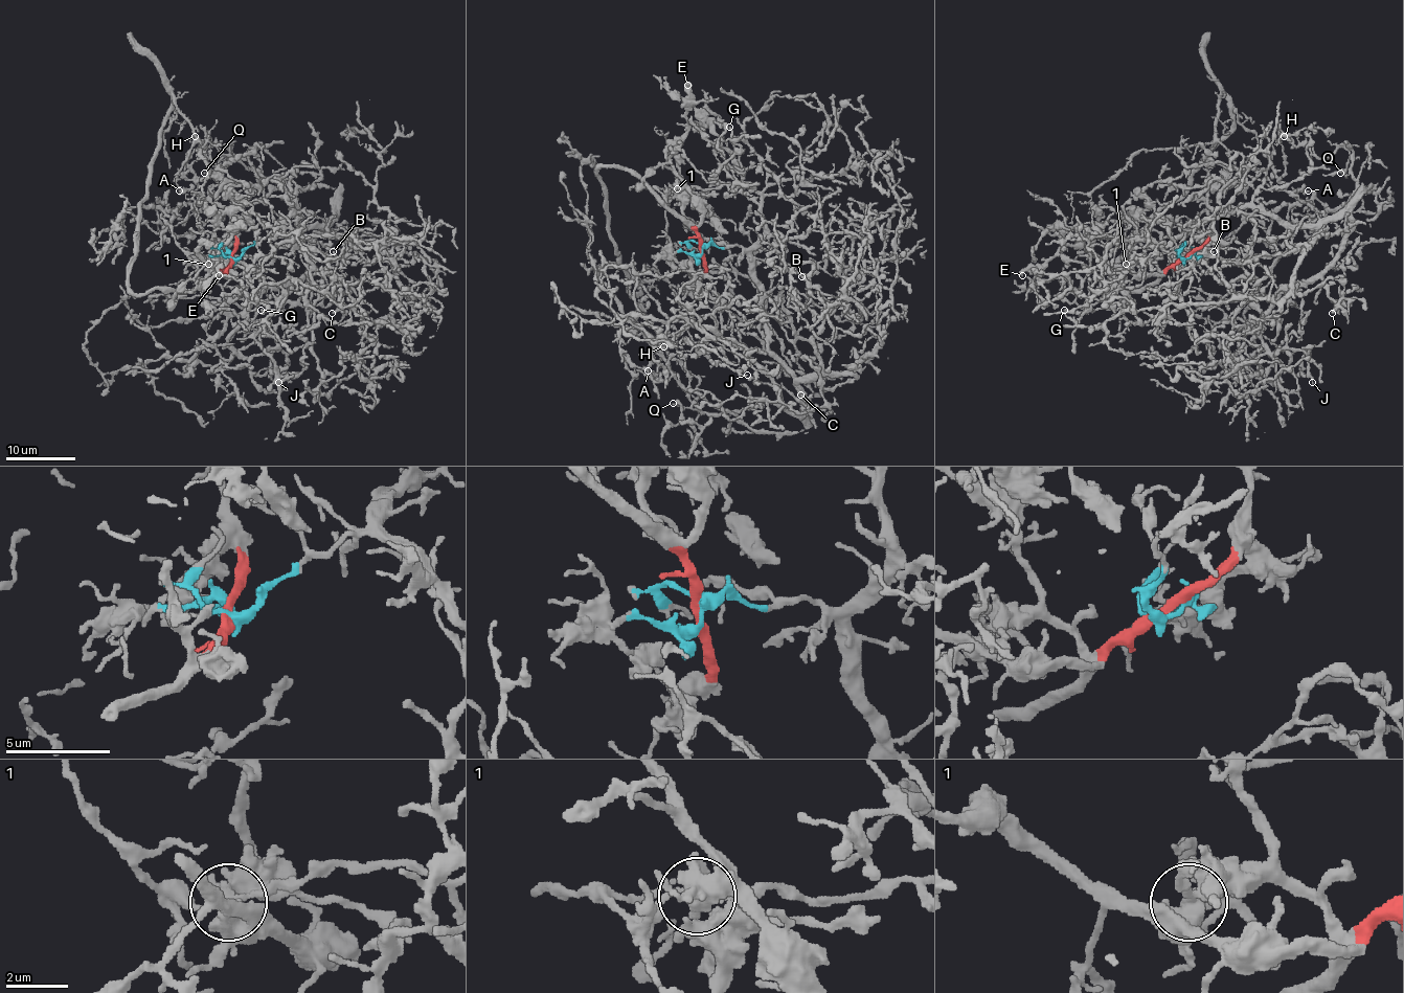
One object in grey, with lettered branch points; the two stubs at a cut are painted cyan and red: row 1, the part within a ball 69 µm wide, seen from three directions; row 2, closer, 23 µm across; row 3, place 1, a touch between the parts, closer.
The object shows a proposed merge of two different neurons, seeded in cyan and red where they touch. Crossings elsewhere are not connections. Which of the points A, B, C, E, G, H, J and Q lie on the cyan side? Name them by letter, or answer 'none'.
A, B, C, G, H, J, Q

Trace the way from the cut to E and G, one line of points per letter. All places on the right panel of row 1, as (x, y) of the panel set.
E: (1186, 257), (1160, 271), (1144, 258), (1108, 266), (1082, 245), (1063, 245), (1021, 276)
G: (1186, 257), (1179, 253), (1184, 231), (1171, 242), (1126, 242), (1103, 263), (1115, 290), (1082, 311), (1063, 309)

